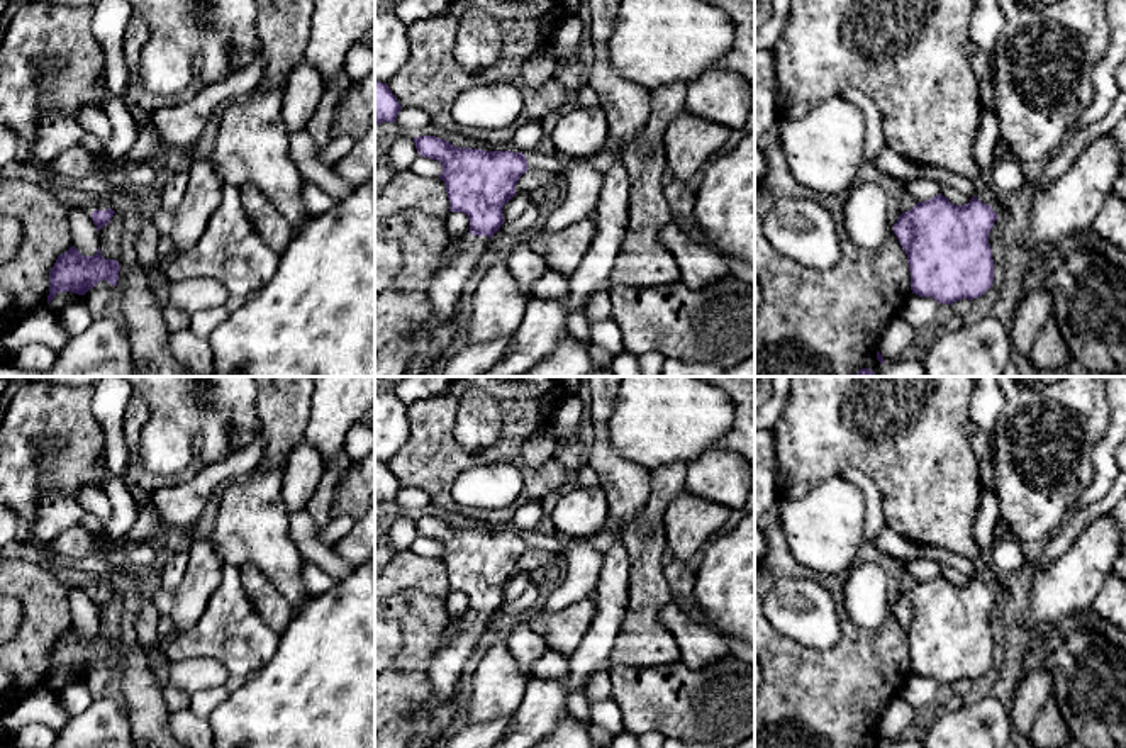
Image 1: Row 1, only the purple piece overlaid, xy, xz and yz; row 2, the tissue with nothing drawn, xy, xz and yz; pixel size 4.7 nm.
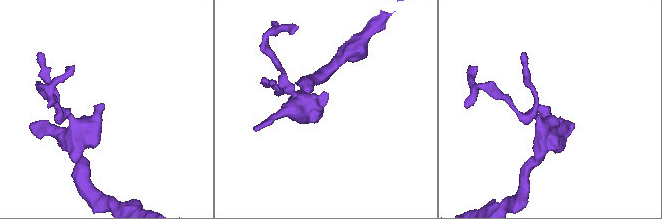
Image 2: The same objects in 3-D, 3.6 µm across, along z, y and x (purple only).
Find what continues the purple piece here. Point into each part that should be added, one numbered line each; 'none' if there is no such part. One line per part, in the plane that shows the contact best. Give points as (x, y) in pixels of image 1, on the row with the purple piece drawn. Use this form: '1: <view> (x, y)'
1: xz (448, 284)

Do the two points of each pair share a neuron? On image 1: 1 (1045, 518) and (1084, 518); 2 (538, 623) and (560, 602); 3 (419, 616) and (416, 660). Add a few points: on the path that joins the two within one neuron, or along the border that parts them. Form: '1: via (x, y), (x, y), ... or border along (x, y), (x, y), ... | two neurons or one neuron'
1: border along (1075, 509), (1045, 540) | two neurons
2: border along (587, 597), (558, 611), (546, 613), (543, 609) | two neurons
3: via (419, 626), (418, 650) | one neuron

